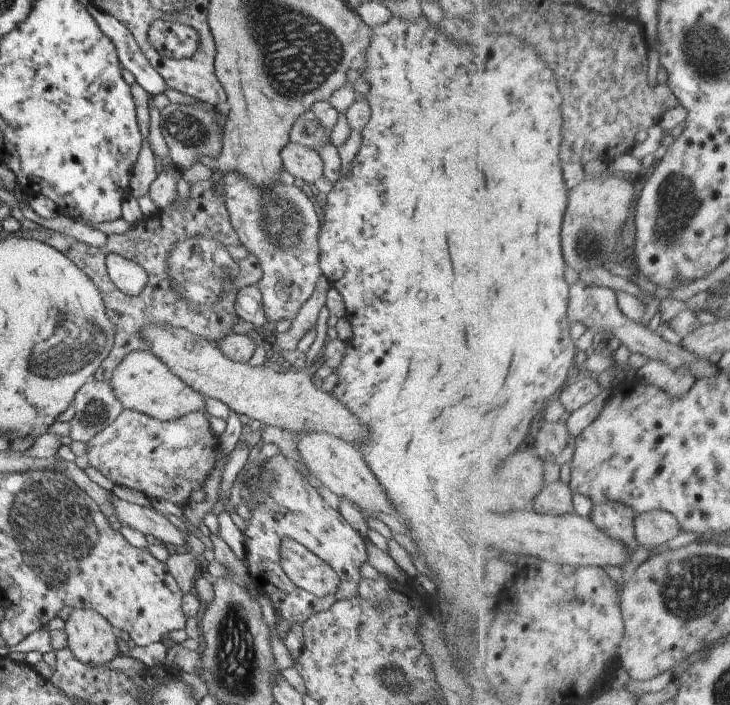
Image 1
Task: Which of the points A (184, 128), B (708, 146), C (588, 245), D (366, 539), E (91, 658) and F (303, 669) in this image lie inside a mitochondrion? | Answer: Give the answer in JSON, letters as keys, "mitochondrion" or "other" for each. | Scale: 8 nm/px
{"A":"mitochondrion","B":"other","C":"mitochondrion","D":"other","E":"other","F":"other"}

